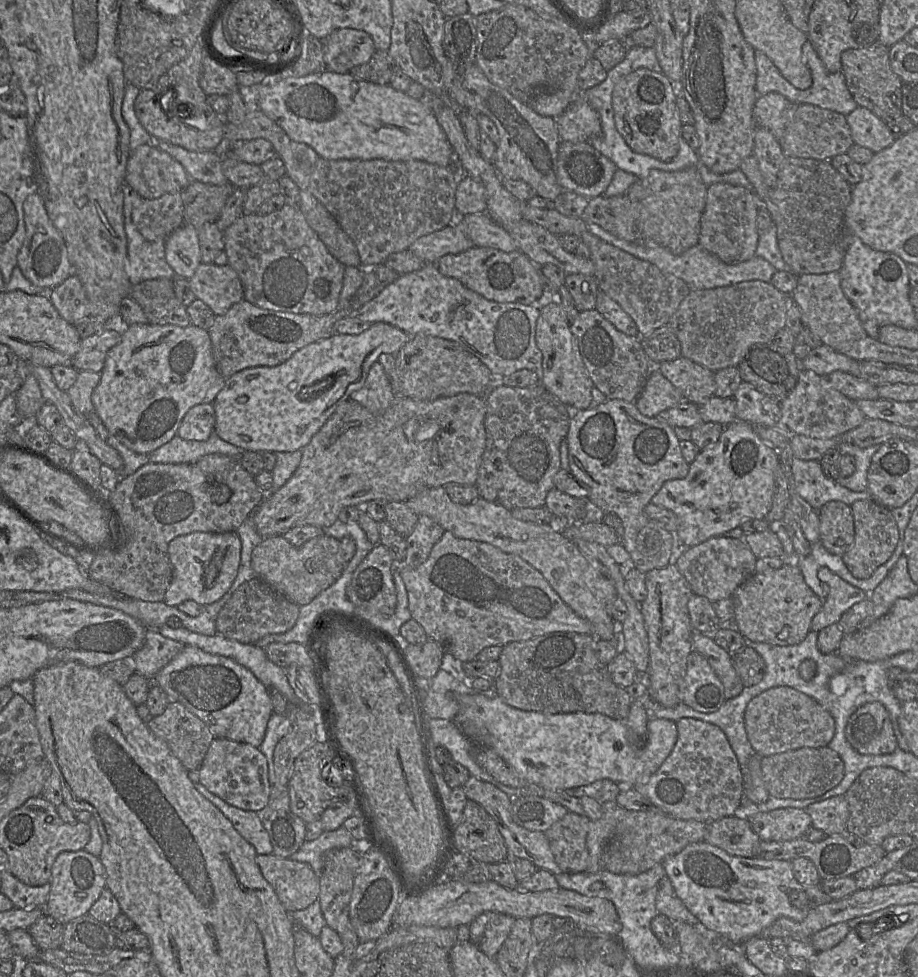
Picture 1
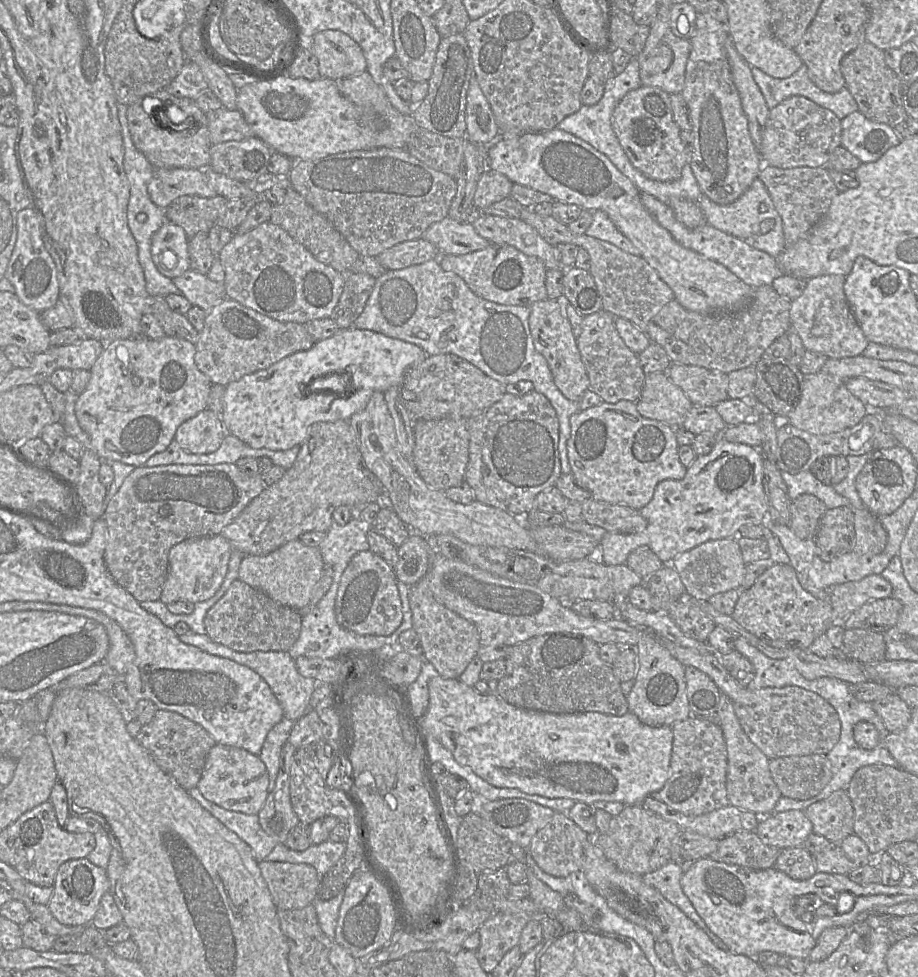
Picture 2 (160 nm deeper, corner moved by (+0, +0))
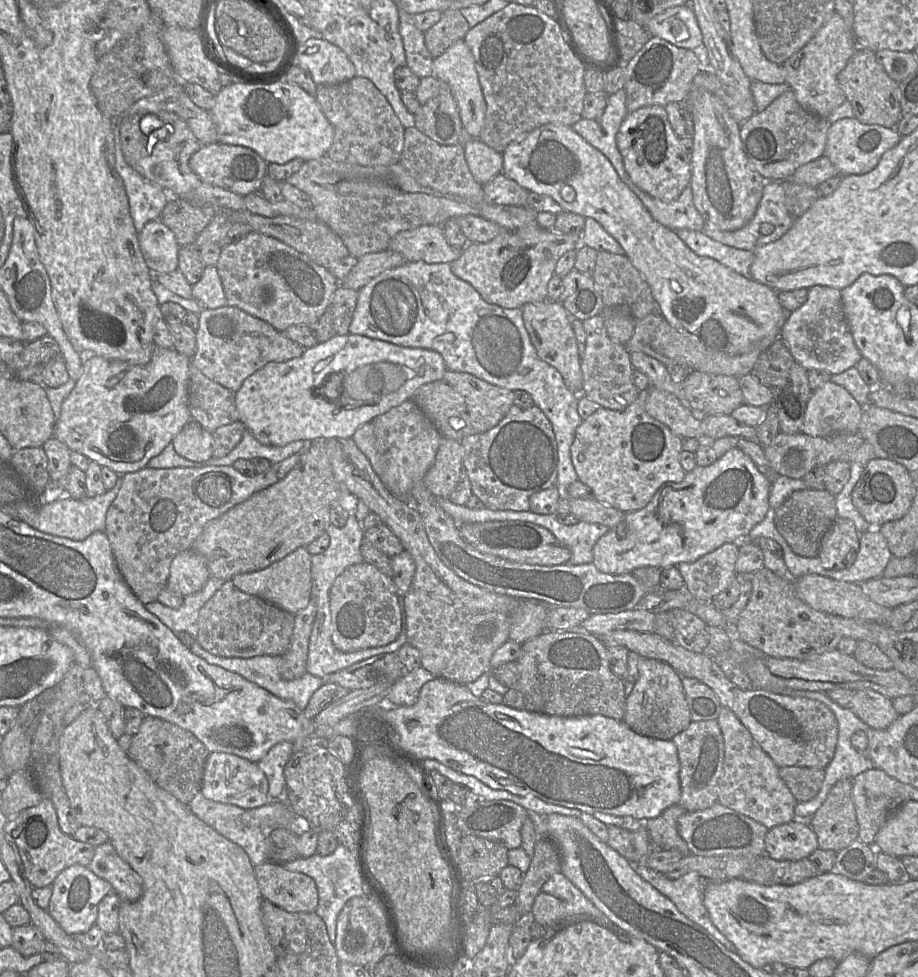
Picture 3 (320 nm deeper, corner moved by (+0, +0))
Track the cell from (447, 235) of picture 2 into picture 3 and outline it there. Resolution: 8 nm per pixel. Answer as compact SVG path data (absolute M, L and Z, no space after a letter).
M425 225L401 231L390 241L388 250L402 254L407 262L449 263L458 259L463 249L451 246L442 225Z

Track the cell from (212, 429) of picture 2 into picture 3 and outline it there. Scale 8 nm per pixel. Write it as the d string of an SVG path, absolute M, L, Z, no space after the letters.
M194 420L182 428L172 443L176 453L188 460L202 463L213 457L213 434Z

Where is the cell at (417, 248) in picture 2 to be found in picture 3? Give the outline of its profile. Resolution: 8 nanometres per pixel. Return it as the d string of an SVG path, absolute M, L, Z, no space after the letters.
M388 249L365 254L358 258L357 264L340 282L340 285L358 291L383 271L405 263L407 260L402 254Z

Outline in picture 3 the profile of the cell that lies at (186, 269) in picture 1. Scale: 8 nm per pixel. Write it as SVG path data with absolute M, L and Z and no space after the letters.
M160 219L146 223L138 239L145 262L154 275L178 269L180 246L174 232Z

